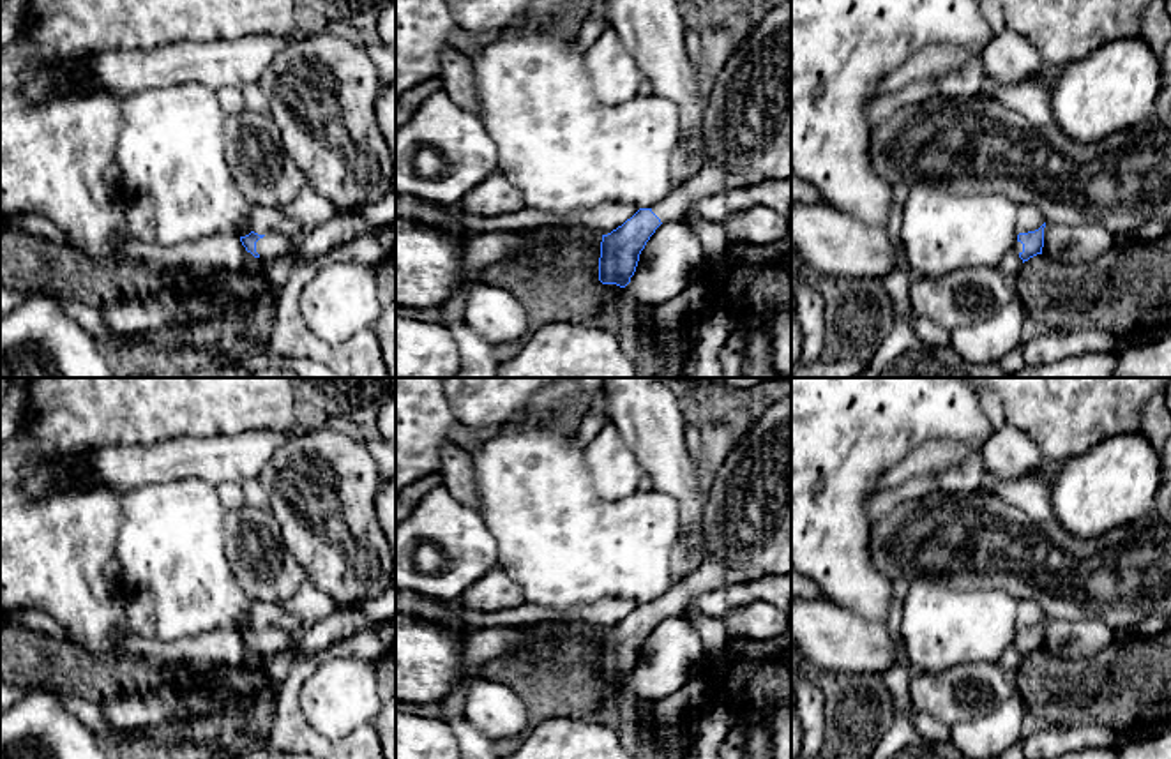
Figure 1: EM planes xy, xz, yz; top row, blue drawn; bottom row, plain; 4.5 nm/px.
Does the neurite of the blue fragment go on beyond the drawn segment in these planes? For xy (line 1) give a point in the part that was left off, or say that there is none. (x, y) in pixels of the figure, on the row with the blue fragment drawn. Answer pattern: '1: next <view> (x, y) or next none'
1: next xy (269, 247)

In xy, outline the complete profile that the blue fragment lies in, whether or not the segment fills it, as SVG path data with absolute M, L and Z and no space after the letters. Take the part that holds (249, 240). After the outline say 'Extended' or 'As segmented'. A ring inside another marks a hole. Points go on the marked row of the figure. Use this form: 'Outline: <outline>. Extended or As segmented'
Outline: M251 231L249 235L240 237L240 242L247 252L251 252L254 258L261 258L267 263L288 254L293 249L291 238L284 235L265 237Z. Extended

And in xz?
Outline: M791 0L735 46L714 79L703 122L712 161L661 203L602 235L602 284L625 288L655 229L682 219L696 199L791 180Z. Extended

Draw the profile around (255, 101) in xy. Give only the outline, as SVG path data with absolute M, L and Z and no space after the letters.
M249 83L242 86L246 109L258 113L258 115L270 115L268 101L260 90L258 83Z

